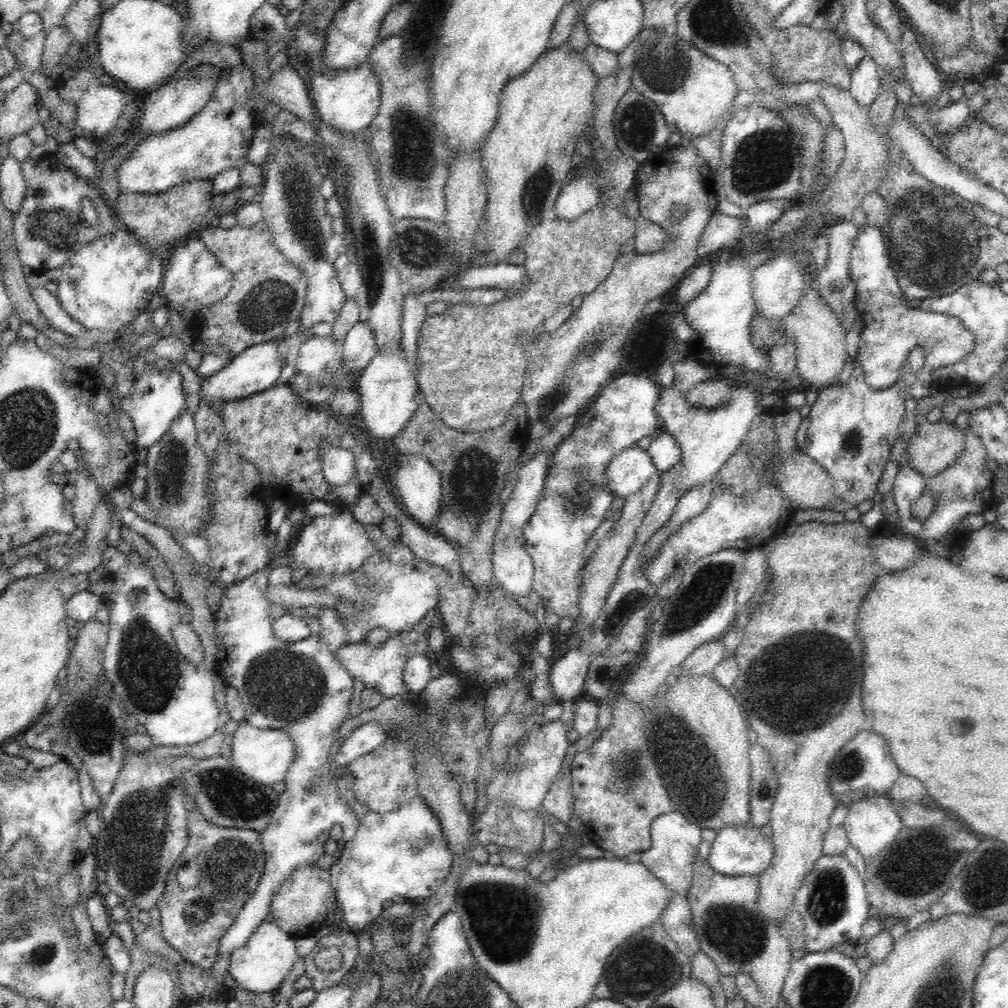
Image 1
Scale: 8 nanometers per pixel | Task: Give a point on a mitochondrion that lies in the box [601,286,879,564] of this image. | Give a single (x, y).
(852, 441)

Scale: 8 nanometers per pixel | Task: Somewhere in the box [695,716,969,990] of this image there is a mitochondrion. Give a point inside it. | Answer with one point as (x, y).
(736, 934)

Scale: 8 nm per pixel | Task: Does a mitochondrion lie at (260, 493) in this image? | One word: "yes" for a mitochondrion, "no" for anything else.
no

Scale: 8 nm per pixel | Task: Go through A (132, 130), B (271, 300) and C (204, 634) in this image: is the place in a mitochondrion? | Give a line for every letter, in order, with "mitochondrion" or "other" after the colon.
A: other
B: mitochondrion
C: other

